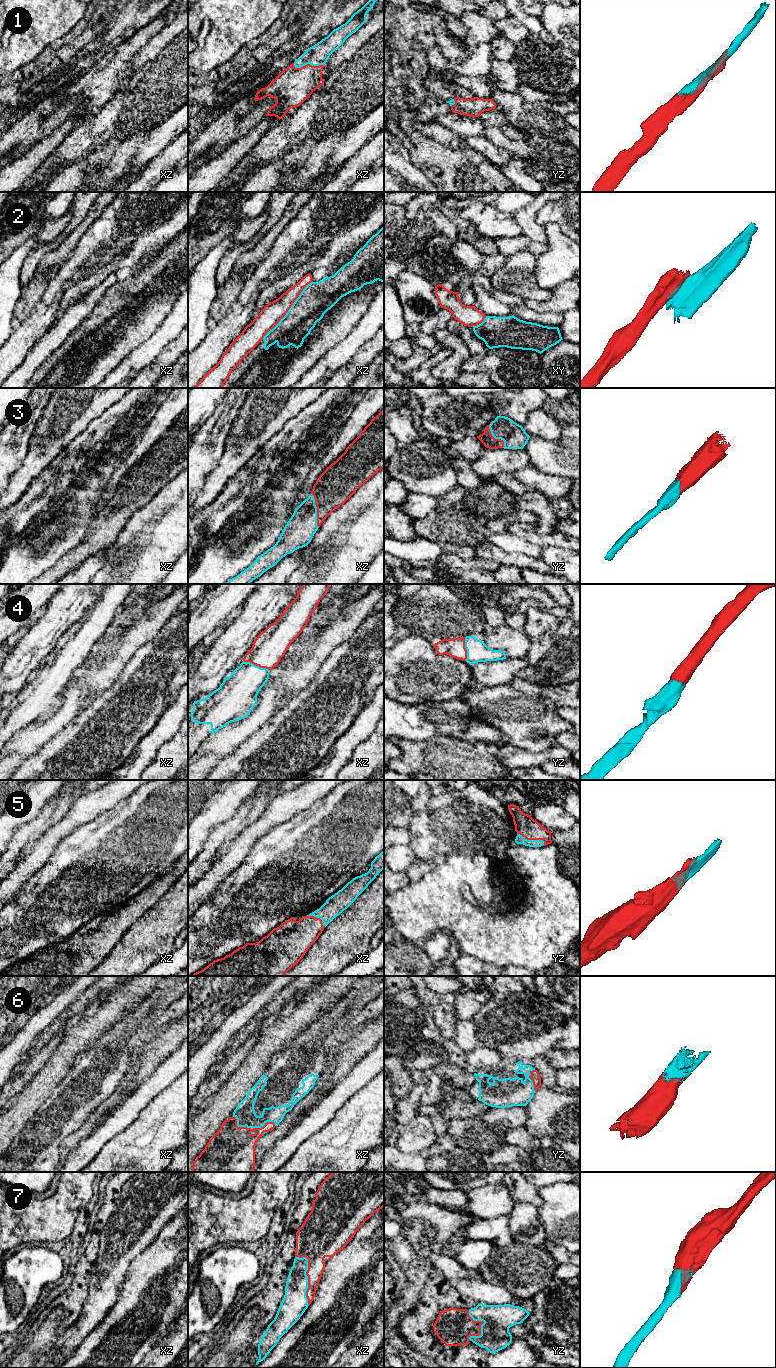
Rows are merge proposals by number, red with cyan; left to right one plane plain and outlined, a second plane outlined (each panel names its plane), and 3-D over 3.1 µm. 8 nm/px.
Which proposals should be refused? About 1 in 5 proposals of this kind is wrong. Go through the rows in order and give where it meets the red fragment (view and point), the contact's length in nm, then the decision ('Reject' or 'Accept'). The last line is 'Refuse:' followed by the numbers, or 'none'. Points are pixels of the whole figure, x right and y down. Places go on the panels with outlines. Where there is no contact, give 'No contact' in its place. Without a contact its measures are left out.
1: Touches red at xz (308, 64). Shared border 240 nm. Accept
2: Touches red at xz (288, 309). Shared border 600 nm. Reject
3: Touches red at xz (317, 510). Shared border 280 nm. Accept
4: Touches red at xz (256, 665). Shared border 240 nm. Accept
5: Touches red at yz (532, 839). Shared border 240 nm. Accept
6: Touches red at xz (253, 1128). Shared border 360 nm. Accept
7: Touches red at xz (307, 1275). Shared border 420 nm. Accept
Refuse: 2

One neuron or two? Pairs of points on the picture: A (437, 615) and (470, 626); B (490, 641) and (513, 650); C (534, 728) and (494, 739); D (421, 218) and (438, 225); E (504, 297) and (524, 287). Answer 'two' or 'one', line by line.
A: one
B: one
C: two
D: one
E: two

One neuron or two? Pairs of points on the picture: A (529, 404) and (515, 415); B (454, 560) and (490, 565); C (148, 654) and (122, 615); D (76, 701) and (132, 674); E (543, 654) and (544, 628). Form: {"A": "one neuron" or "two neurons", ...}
{"A": "one neuron", "B": "one neuron", "C": "two neurons", "D": "two neurons", "E": "one neuron"}

